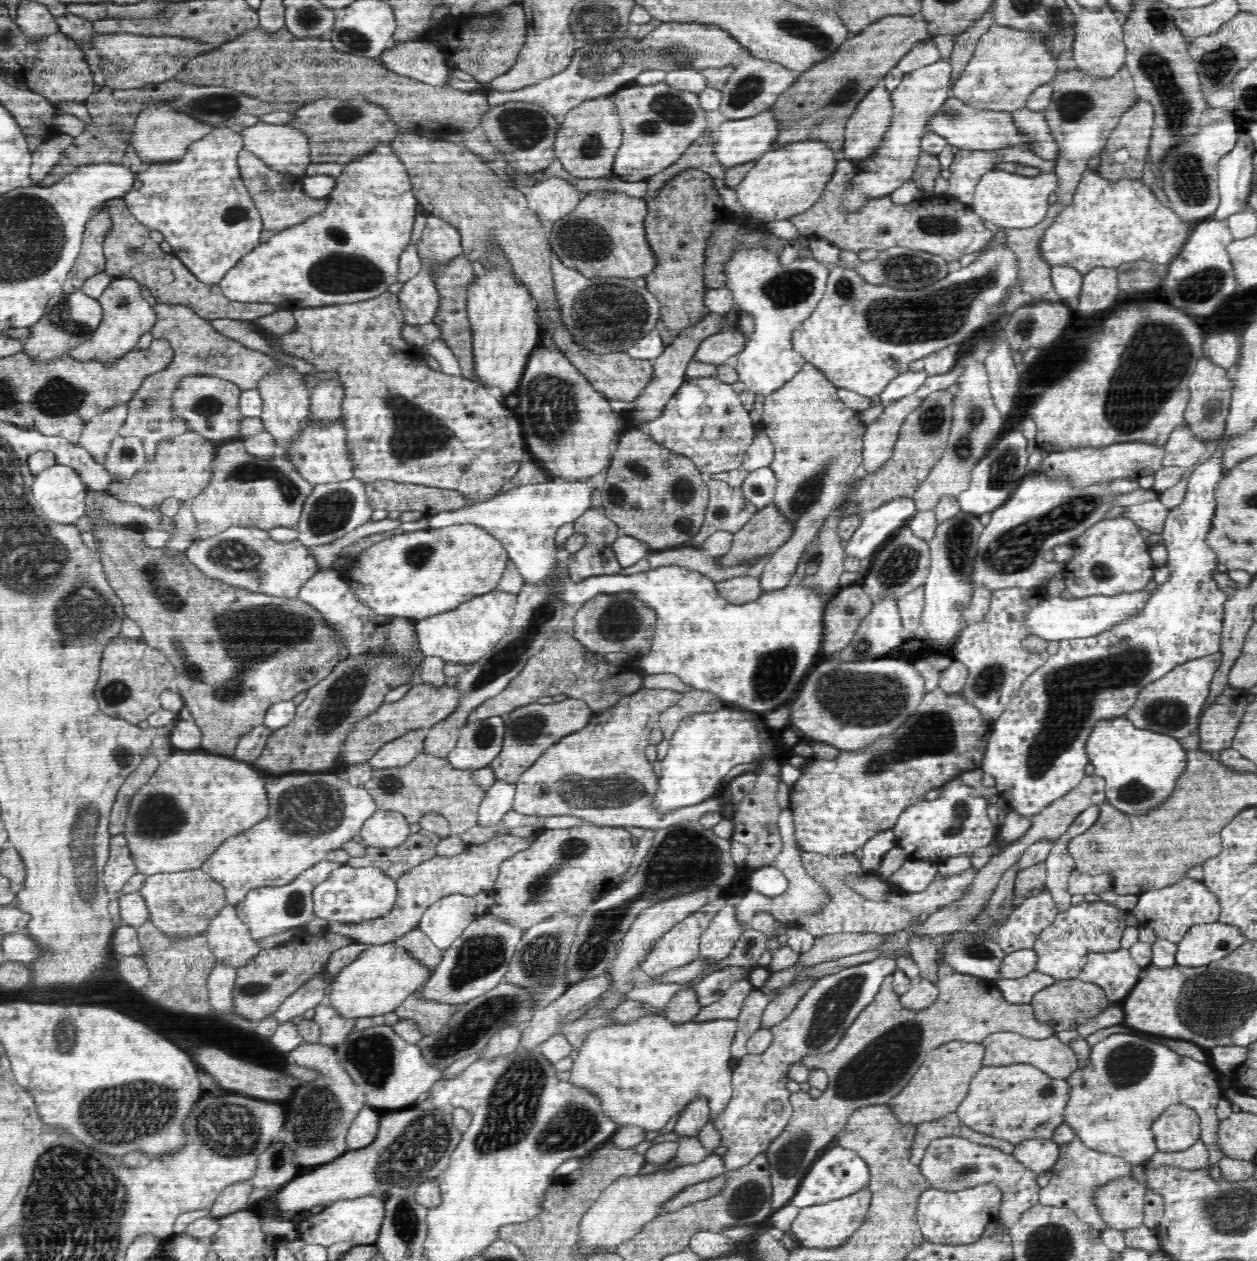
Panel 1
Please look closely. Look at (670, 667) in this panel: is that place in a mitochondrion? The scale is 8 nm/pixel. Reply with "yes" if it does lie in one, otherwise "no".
no

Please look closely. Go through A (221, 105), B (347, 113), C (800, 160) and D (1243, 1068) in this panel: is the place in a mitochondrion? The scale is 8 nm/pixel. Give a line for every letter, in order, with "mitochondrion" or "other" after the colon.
A: mitochondrion
B: mitochondrion
C: other
D: other

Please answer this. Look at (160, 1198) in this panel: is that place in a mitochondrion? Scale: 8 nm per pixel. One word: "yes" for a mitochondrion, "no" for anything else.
no

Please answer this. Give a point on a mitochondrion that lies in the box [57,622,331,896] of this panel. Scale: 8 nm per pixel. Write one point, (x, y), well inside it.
(155, 816)

